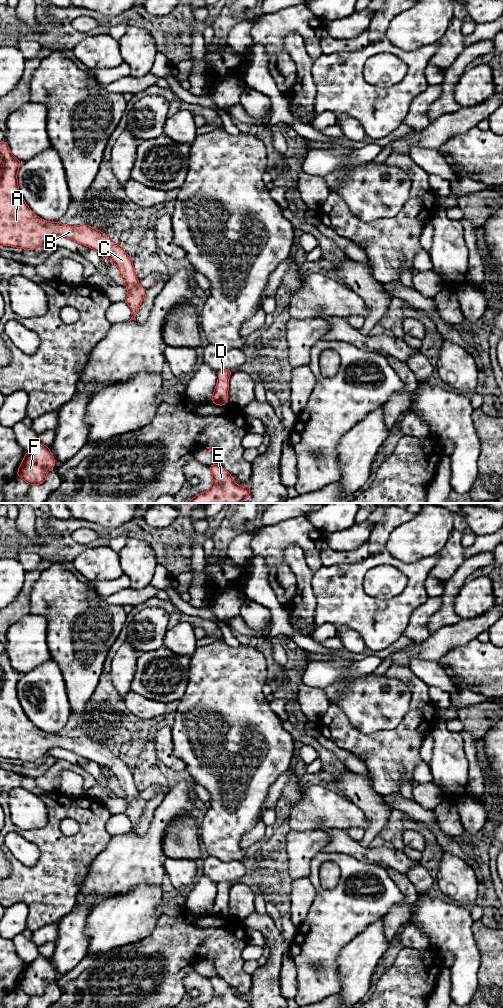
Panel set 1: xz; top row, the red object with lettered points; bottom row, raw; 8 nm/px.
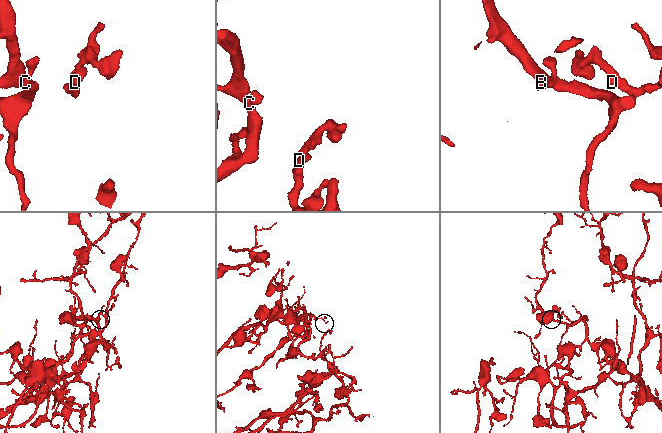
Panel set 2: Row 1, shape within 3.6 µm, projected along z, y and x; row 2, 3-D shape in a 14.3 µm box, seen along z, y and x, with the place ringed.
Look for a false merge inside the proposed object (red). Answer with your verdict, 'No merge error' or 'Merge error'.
No merge error

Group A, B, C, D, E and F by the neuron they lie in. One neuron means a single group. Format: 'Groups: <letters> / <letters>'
Groups: A B C D E F

